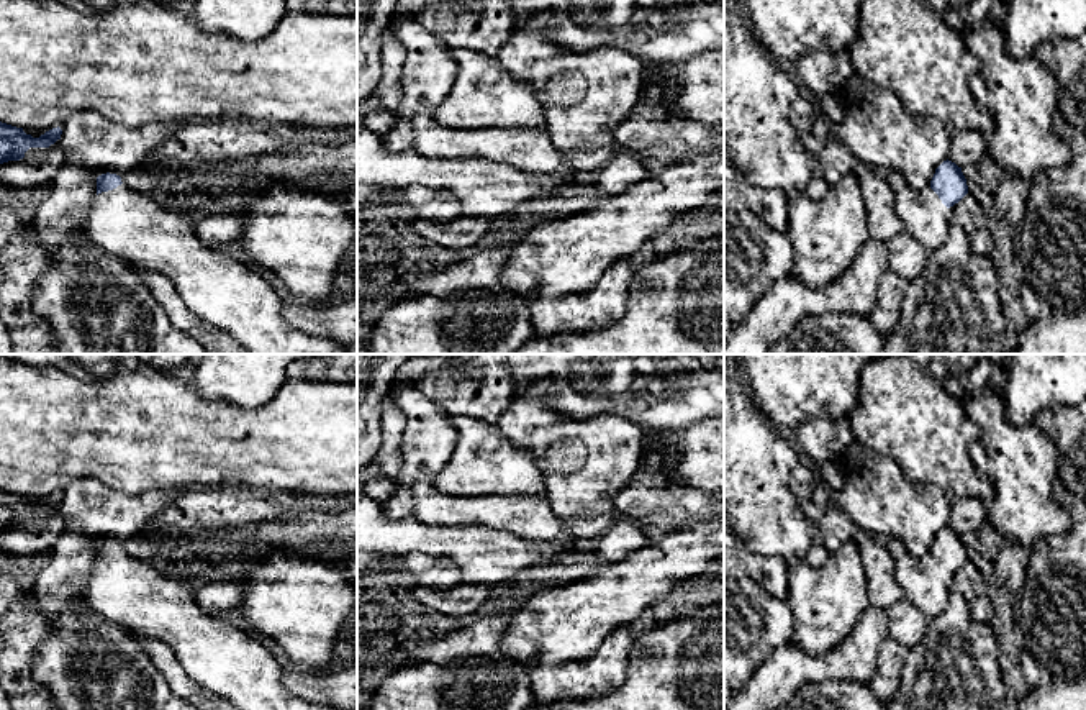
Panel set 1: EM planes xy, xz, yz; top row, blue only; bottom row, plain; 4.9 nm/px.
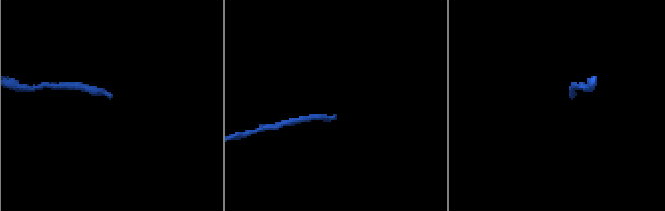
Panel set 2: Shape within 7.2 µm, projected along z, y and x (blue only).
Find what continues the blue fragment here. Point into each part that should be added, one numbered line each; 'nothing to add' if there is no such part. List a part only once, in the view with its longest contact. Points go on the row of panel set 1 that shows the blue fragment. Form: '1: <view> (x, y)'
1: xy (221, 289)

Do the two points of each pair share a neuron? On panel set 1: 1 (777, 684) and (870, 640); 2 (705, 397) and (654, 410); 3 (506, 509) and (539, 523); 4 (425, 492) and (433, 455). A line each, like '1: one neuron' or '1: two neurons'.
1: one neuron
2: one neuron
3: one neuron
4: two neurons

